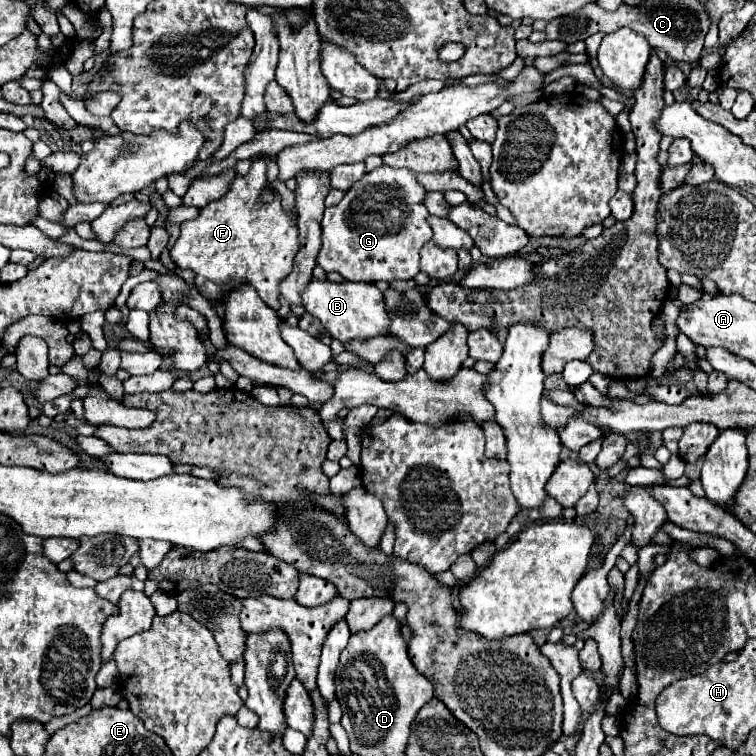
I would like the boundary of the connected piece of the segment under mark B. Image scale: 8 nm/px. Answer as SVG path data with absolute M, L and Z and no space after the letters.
M312 278L310 284L300 292L302 306L308 314L318 318L324 328L330 332L332 338L346 342L346 340L366 340L372 336L384 336L386 326L390 322L390 314L384 310L382 292L376 284L368 282L330 282L330 280L316 280Z

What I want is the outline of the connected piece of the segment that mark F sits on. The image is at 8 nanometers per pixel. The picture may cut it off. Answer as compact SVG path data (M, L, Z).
M256 158L246 176L236 174L228 192L200 208L194 220L180 224L180 236L174 242L170 256L180 268L192 268L196 272L196 288L206 280L228 286L250 284L258 290L258 296L270 308L278 310L278 284L292 270L292 260L300 246L296 218L280 204L280 194L274 194L272 202L262 200L262 190L268 188L266 162Z

